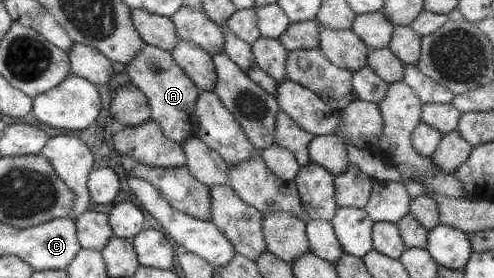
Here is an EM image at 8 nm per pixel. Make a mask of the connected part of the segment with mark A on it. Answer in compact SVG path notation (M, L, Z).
M147 44L141 53L126 66L130 81L148 98L153 119L162 127L168 138L183 146L198 132L197 100L201 90L197 83L177 63L171 51Z

